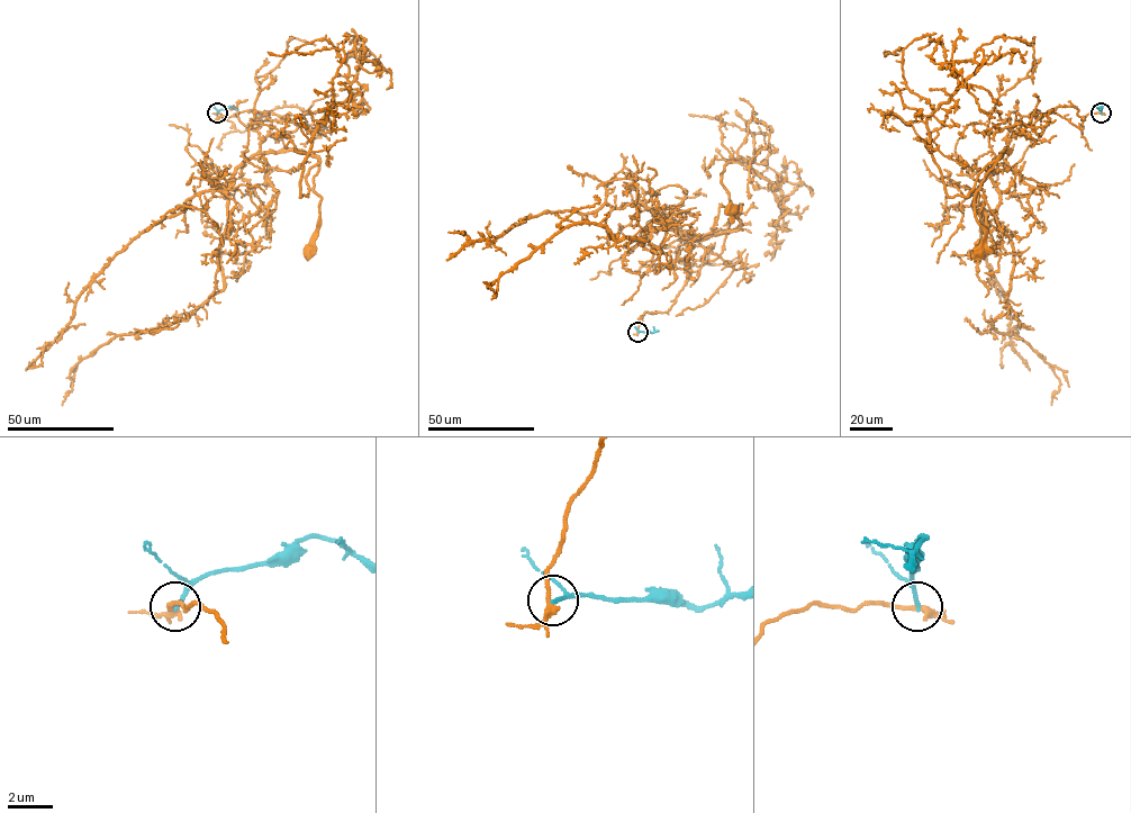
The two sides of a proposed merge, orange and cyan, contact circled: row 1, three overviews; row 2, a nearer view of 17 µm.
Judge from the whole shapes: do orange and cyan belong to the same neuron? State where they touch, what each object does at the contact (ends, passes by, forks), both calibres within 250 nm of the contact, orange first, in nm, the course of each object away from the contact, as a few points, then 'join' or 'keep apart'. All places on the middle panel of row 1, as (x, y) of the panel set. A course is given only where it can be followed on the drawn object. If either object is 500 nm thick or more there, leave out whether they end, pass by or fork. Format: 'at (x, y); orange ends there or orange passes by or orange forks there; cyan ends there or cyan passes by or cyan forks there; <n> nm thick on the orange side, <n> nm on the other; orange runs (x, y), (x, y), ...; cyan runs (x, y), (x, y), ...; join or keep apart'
at (638, 332); orange passes by; cyan ends there; 260 nm thick on the orange side, 190 nm on the other; orange runs (638, 332), (675, 301), (691, 262), (718, 256), (680, 234), (738, 231), (742, 205), (732, 209); cyan runs (638, 332), (653, 332), (653, 326); keep apart

